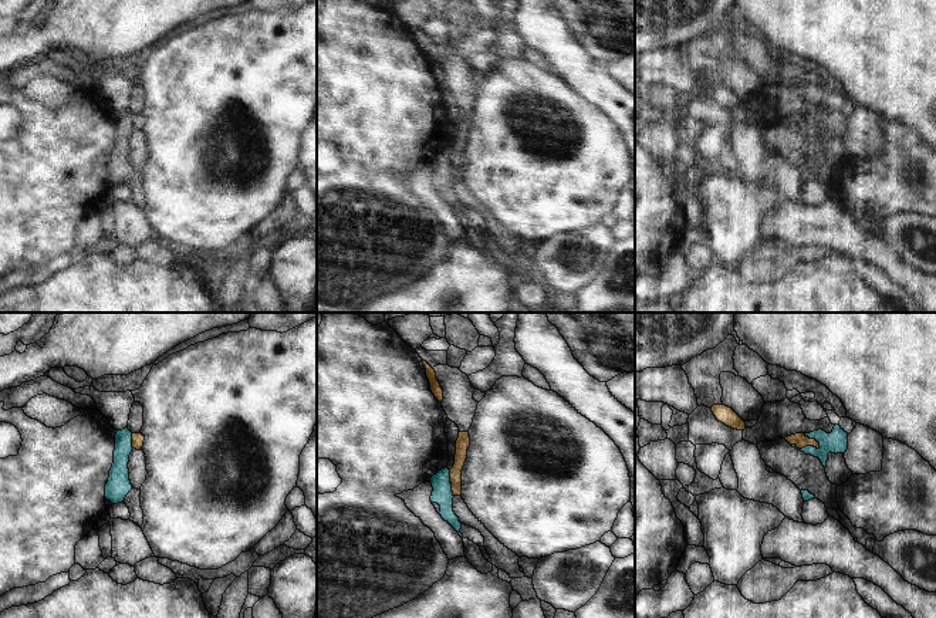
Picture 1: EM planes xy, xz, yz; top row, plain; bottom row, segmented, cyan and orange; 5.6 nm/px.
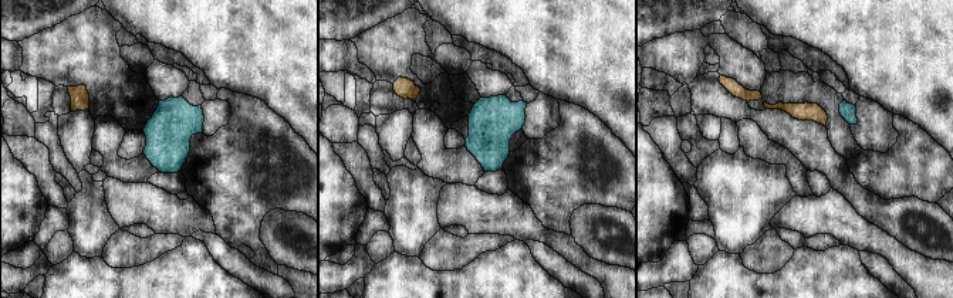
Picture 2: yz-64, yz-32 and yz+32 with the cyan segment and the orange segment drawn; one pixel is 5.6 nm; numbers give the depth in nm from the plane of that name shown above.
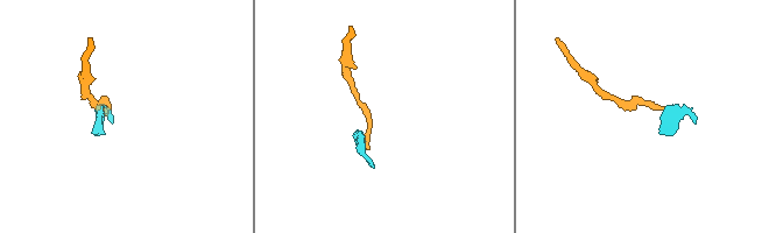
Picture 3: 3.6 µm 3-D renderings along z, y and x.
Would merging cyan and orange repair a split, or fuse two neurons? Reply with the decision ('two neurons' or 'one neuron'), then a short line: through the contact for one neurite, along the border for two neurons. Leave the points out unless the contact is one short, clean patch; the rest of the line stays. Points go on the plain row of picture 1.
two neurons | yz (791, 127), (820, 129)

